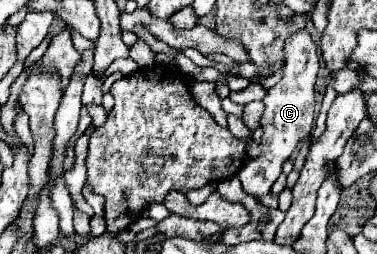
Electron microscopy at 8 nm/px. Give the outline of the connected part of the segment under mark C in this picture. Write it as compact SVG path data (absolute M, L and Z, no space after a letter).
M307 29L295 31L289 35L285 41L285 67L283 67L283 77L277 85L267 89L267 95L263 97L265 111L261 117L261 127L265 131L263 141L261 141L261 151L263 155L255 161L247 161L237 177L243 183L243 191L253 195L253 197L263 197L271 191L275 179L281 175L281 165L285 159L291 157L295 147L311 135L311 125L315 117L315 79L319 71L319 53L317 47L307 33Z

